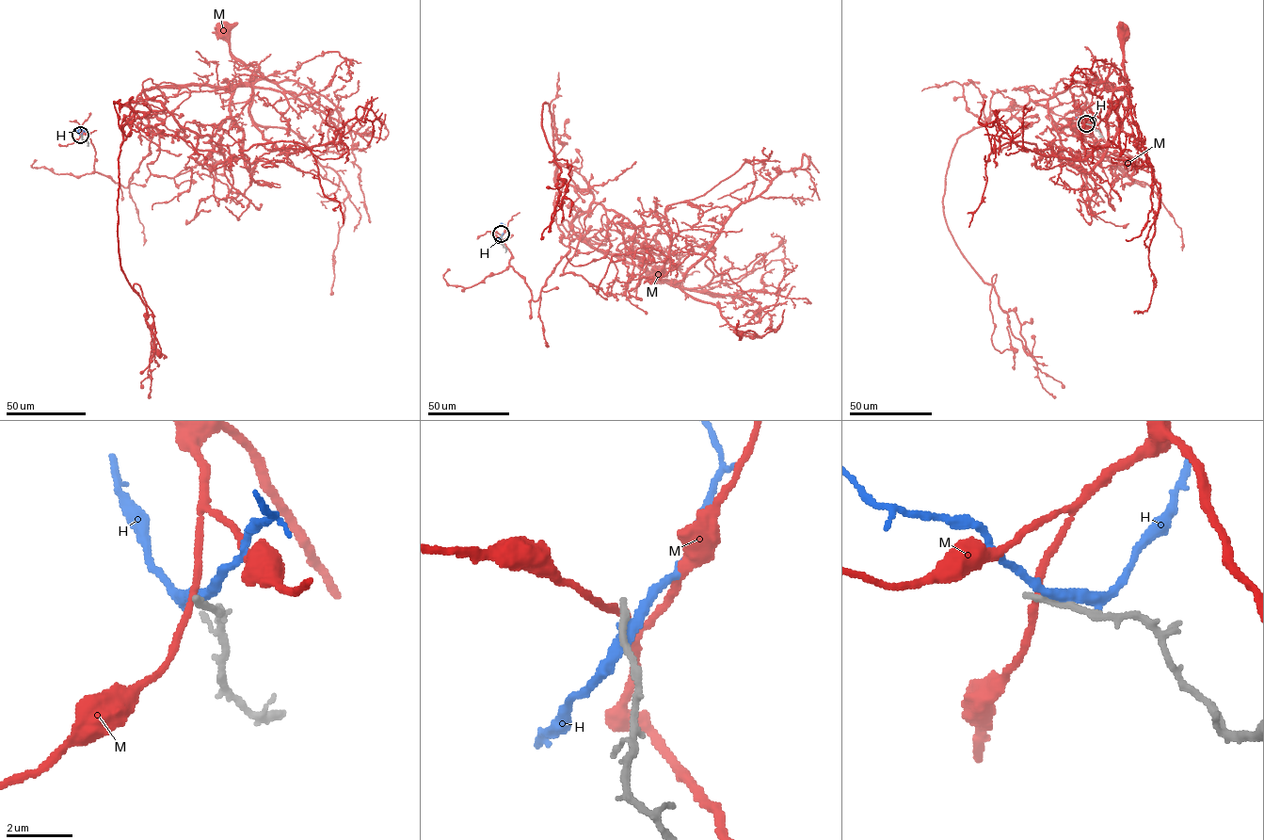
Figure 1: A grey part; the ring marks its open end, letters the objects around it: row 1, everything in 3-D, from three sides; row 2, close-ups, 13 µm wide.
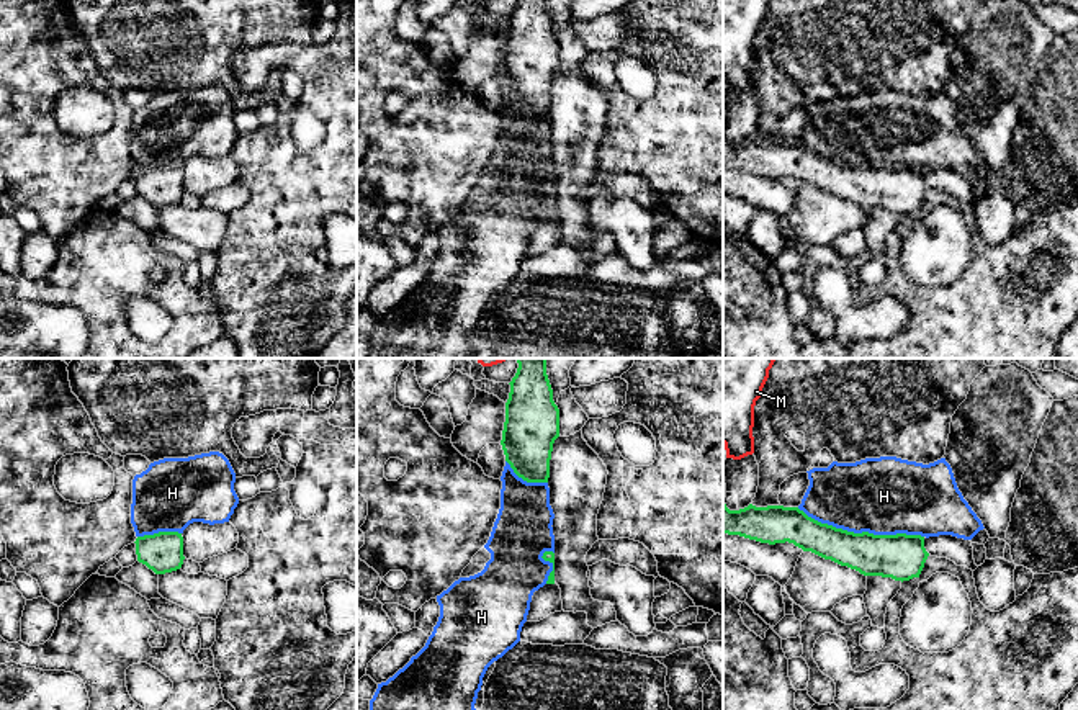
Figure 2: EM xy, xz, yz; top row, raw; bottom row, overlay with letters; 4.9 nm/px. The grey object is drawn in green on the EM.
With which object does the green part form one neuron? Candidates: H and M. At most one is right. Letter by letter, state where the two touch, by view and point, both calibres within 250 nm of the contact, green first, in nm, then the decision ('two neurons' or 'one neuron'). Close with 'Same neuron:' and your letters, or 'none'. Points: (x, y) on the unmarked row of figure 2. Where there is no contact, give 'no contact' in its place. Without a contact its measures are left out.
H: contact yz (862, 166); calibres 220 and 380 nm; two neurons
M: no contact; two neurons
Same neuron: none

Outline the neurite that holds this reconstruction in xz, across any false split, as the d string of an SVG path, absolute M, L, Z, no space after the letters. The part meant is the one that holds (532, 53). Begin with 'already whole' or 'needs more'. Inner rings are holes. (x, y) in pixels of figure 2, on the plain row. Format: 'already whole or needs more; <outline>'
already whole; M519 0L505 36L502 83L514 106L527 116L548 116L559 43L546 0Z

